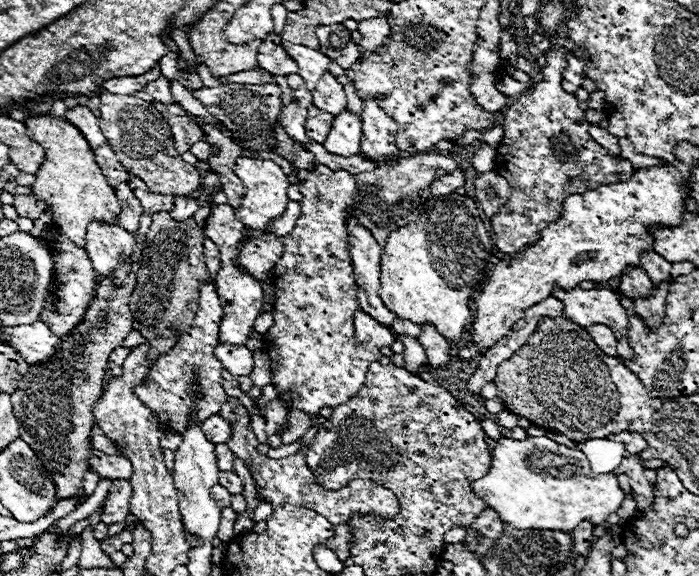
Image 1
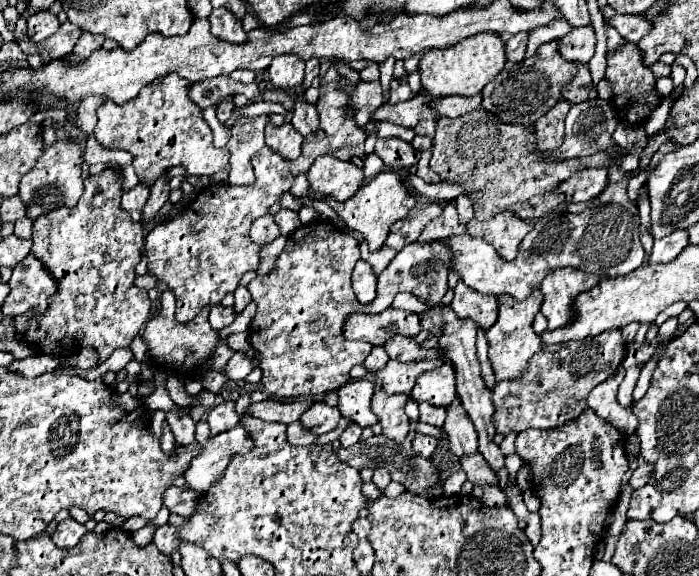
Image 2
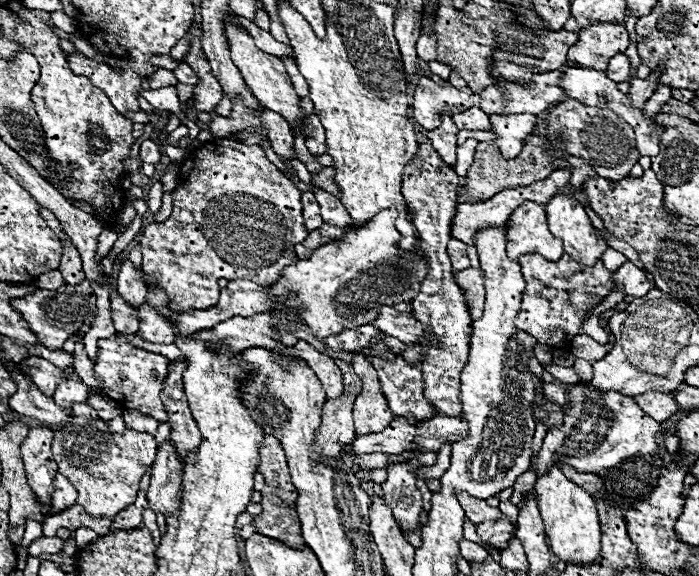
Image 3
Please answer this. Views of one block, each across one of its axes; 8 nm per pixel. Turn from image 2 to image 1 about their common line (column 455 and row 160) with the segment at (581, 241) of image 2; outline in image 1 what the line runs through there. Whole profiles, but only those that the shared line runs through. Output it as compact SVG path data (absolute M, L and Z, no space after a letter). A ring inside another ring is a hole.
M240 156L234 164L236 176L242 180L246 188L246 196L240 200L240 208L234 212L236 218L240 218L250 230L266 230L270 226L270 220L276 216L282 216L288 204L288 176L282 172L282 168L272 160L262 158L246 158Z

